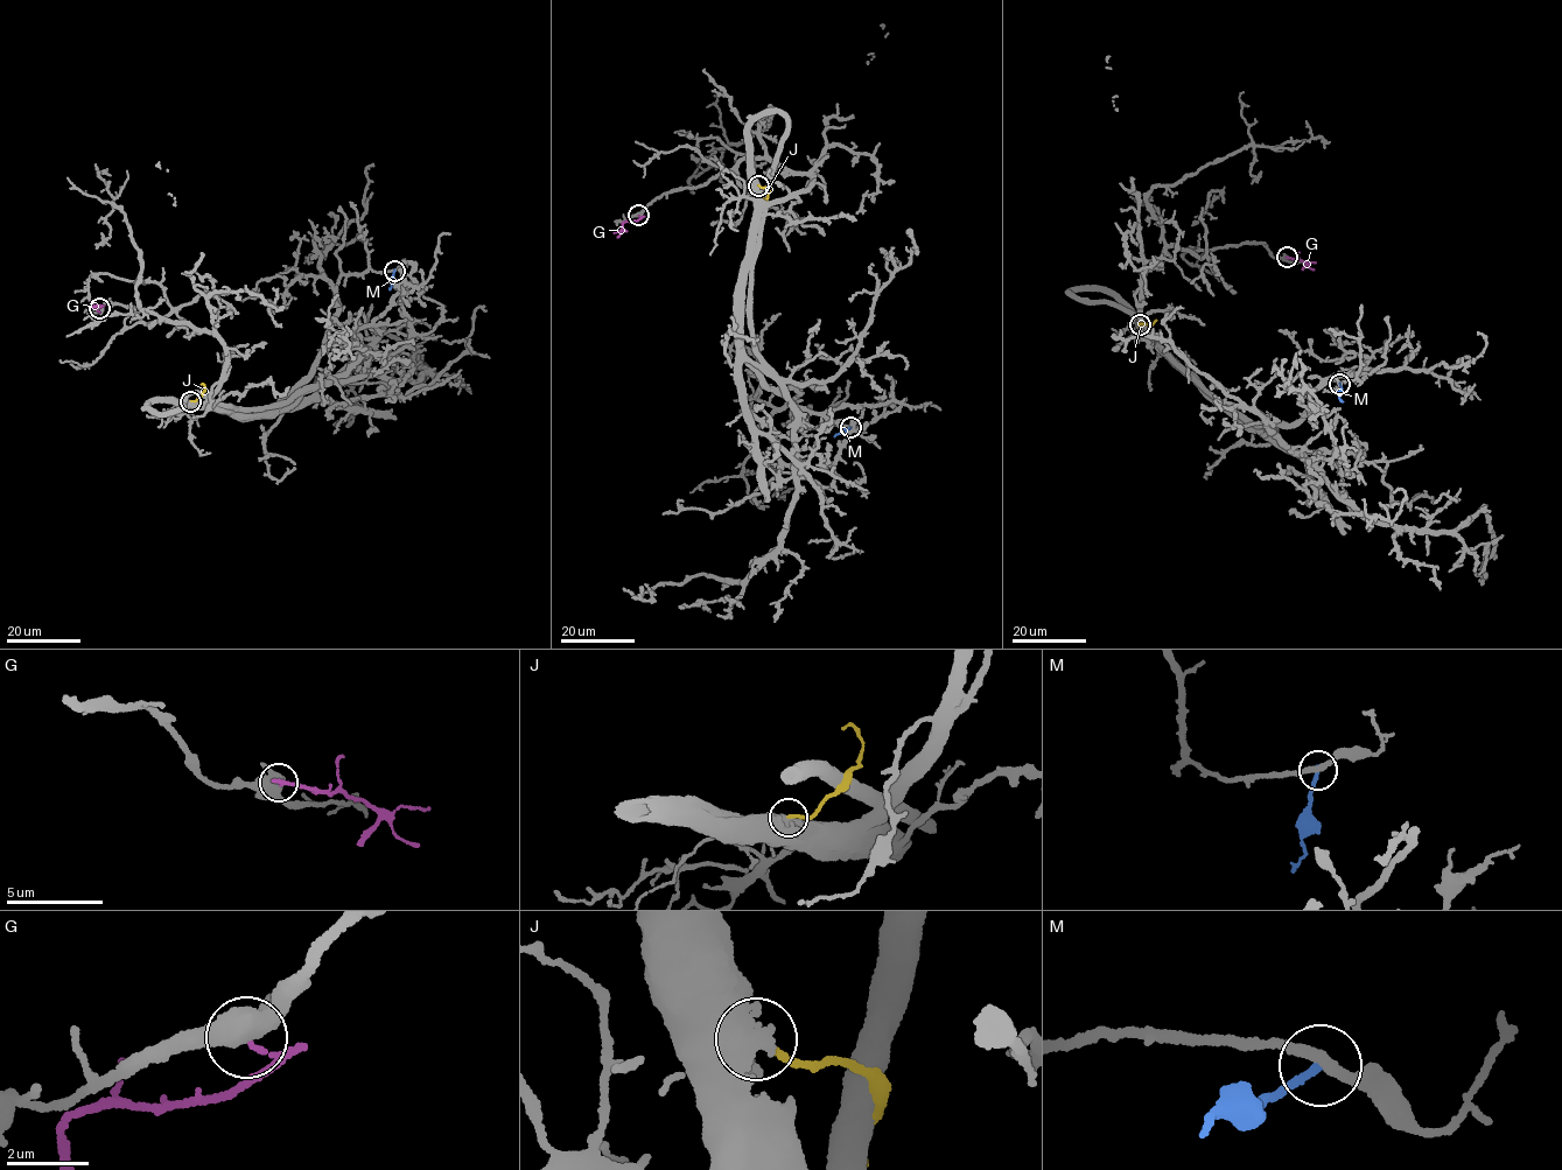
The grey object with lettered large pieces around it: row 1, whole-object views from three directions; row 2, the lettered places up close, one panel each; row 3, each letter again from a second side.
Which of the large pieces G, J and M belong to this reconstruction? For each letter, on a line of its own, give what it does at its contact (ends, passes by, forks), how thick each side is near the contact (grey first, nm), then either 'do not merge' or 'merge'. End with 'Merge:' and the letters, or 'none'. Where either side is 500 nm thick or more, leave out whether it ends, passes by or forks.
G: it passes by; calibres 440 and 70 nm; do not merge
J: calibres 550 and 150 nm; do not merge
M: it ends; calibres 280 and 190 nm; do not merge
Merge: none

